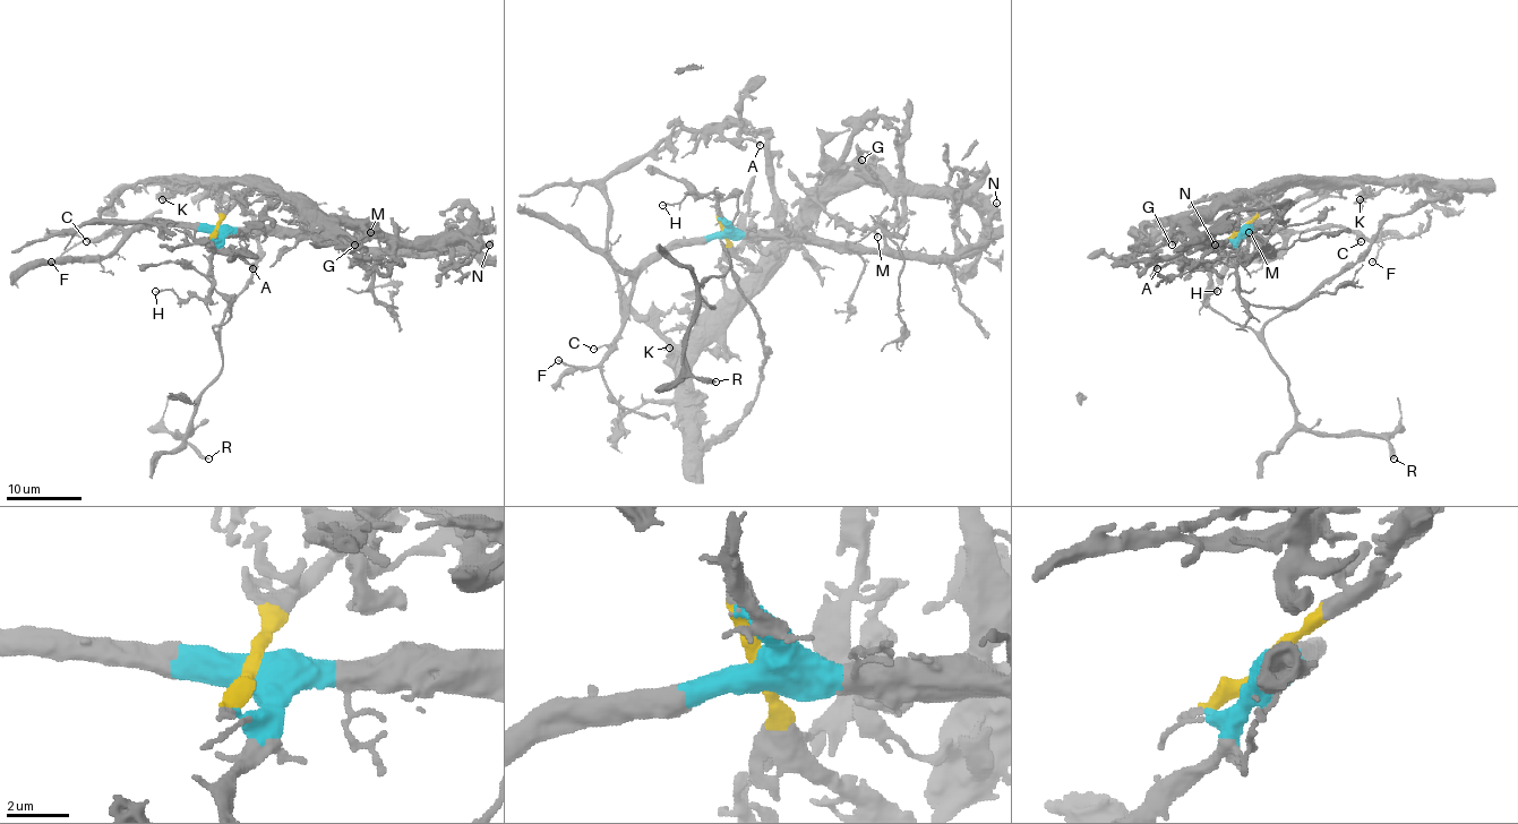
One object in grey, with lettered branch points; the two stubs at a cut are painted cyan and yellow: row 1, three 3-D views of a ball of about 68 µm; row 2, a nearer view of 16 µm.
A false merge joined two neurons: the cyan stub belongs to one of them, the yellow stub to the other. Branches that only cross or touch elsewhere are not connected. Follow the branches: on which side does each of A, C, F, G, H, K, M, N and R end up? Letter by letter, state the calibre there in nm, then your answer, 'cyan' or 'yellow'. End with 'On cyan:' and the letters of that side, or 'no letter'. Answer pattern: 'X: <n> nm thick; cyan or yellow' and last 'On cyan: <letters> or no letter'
A: 260 nm thick; yellow
C: 150 nm thick; cyan
F: 180 nm thick; cyan
G: 240 nm thick; yellow
H: 160 nm thick; cyan
K: 160 nm thick; yellow
M: 220 nm thick; yellow
N: 200 nm thick; cyan
R: 280 nm thick; cyan
On cyan: C, F, H, N, R

